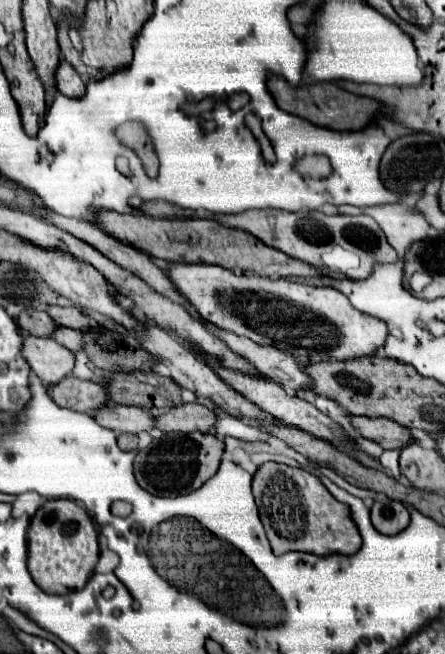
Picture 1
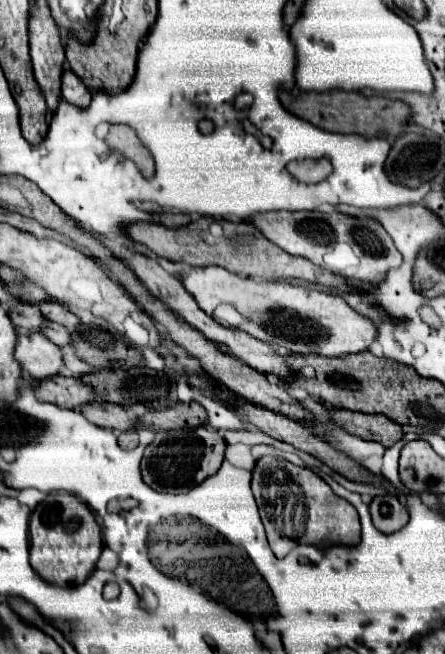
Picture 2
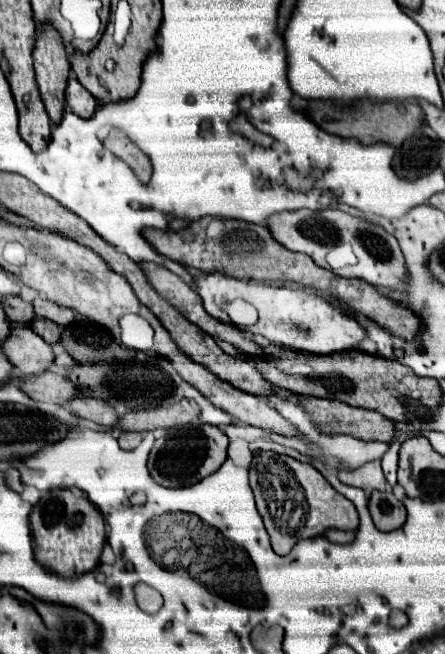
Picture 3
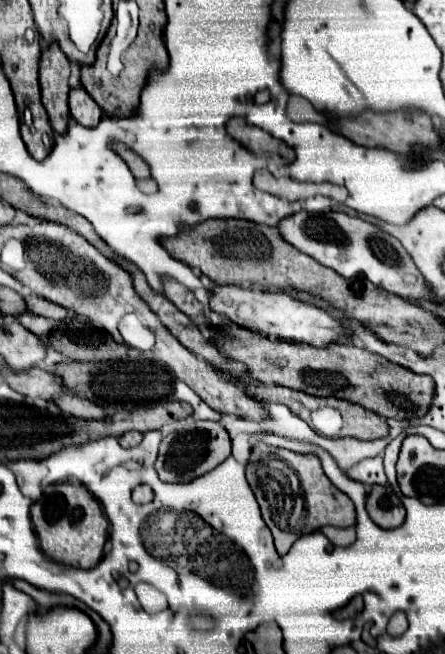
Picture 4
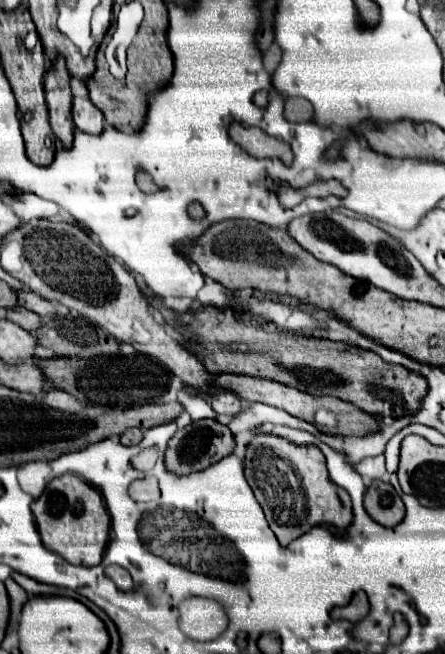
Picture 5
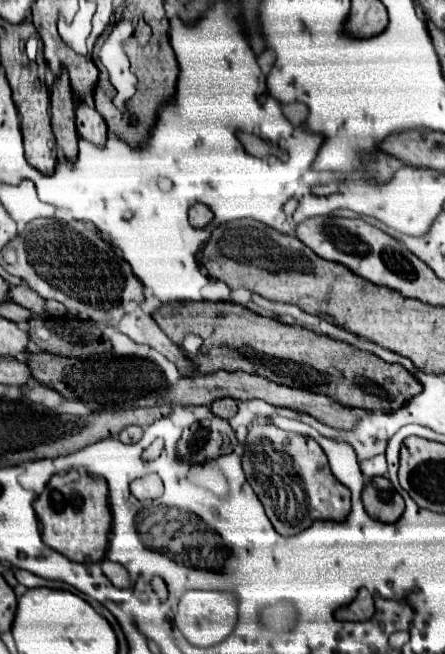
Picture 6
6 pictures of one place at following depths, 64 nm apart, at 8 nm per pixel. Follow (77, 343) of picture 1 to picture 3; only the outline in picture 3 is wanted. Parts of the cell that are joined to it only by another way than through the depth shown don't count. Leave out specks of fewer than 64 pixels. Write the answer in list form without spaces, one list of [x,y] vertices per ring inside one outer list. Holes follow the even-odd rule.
[[[44,318],[34,320],[30,328],[34,328],[34,332],[36,332],[38,336],[42,336],[44,340],[48,340],[48,344],[58,344],[58,342],[60,342],[62,326],[54,324],[52,320],[44,320]]]

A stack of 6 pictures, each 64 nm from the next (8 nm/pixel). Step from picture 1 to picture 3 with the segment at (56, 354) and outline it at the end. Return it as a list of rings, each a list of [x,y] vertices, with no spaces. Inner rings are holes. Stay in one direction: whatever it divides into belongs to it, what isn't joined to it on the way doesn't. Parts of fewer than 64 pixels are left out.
[[[14,324],[14,332],[4,342],[4,352],[8,360],[26,376],[38,376],[54,362],[52,346],[26,326],[20,328]]]

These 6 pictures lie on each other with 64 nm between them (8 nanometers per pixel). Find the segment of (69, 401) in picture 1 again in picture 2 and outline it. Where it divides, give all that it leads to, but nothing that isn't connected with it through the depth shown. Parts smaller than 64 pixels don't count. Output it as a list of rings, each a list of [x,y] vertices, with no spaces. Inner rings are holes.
[[[56,376],[56,380],[40,380],[36,384],[36,396],[40,400],[48,400],[50,404],[62,408],[80,410],[80,406],[92,402],[92,386],[70,378],[70,376]]]

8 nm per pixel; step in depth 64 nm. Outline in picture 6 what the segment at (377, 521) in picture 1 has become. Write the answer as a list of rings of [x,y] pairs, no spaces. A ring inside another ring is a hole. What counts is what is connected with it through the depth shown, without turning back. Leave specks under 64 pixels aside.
[[[374,478],[366,484],[362,492],[362,502],[366,512],[380,522],[392,524],[404,512],[402,496],[392,488],[392,484],[384,478]]]

